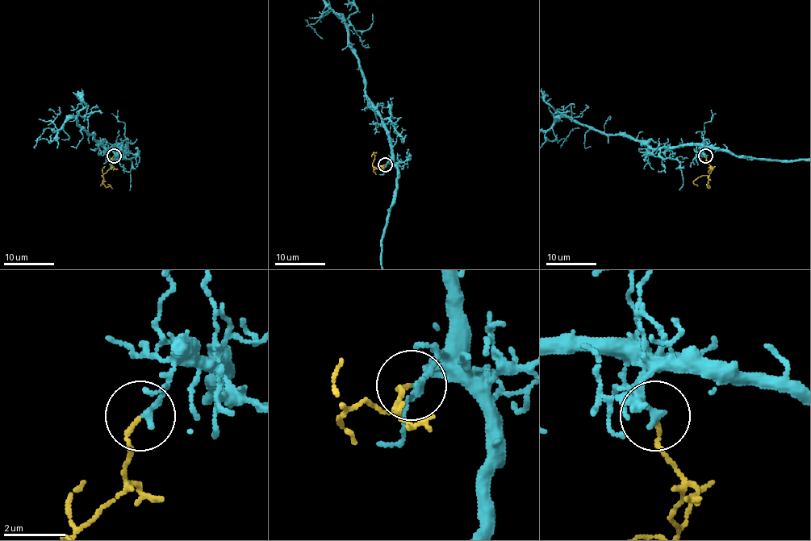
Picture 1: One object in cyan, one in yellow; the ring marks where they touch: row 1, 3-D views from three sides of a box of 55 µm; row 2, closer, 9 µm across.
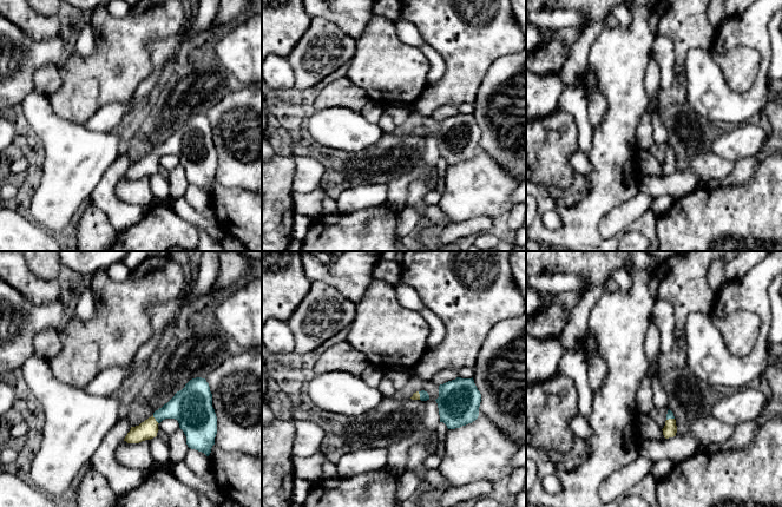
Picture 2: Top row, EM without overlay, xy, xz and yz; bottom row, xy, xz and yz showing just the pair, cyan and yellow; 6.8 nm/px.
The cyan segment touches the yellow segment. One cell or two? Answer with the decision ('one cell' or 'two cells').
one cell

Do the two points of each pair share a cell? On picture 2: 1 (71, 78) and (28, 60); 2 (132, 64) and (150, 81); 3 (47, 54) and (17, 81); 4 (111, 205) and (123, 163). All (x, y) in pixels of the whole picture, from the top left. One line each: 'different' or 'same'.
1: different
2: different
3: same
4: same

